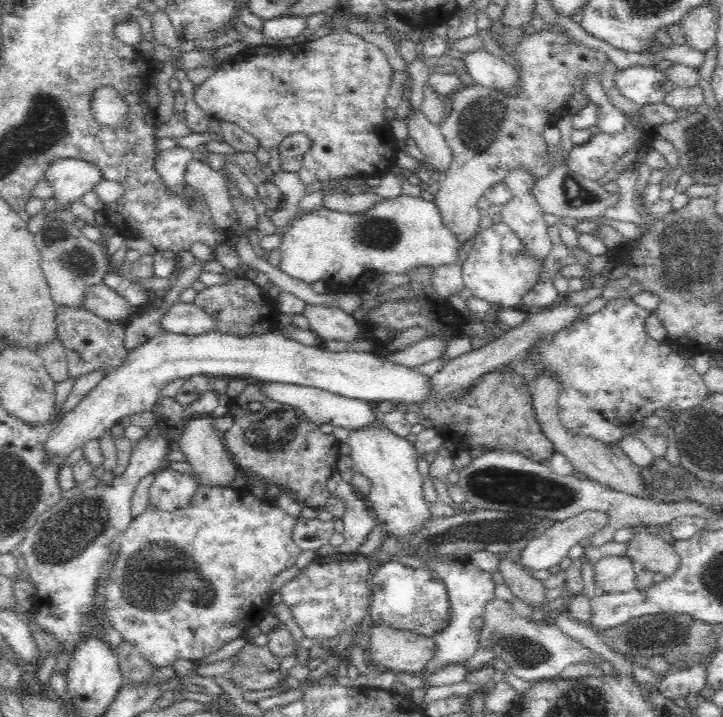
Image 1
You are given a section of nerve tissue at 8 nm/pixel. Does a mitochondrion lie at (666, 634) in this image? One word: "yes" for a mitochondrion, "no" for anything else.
yes

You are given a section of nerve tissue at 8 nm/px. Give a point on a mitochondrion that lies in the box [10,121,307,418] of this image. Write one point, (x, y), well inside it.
(81, 265)

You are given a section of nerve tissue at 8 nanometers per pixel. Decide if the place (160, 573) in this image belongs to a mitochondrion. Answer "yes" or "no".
yes

